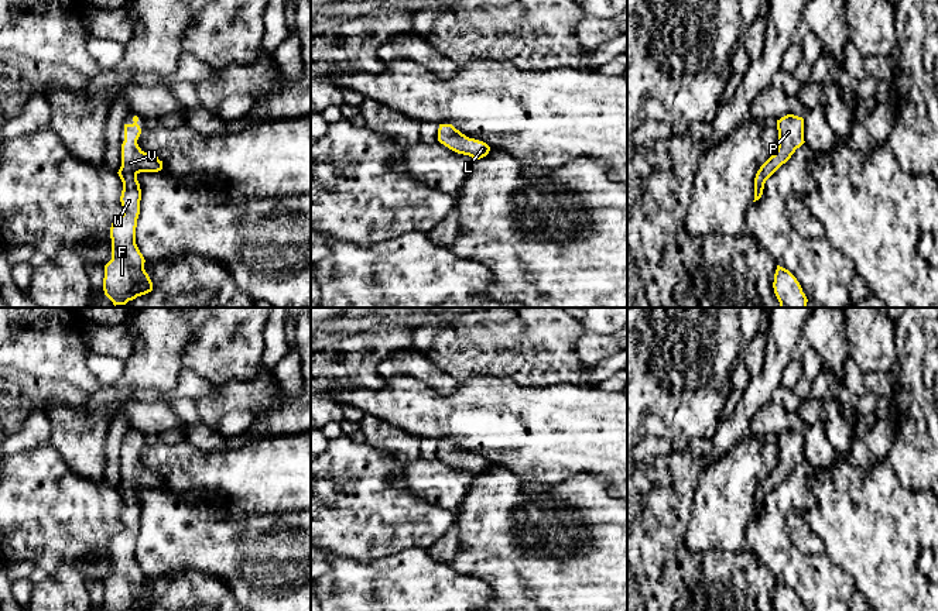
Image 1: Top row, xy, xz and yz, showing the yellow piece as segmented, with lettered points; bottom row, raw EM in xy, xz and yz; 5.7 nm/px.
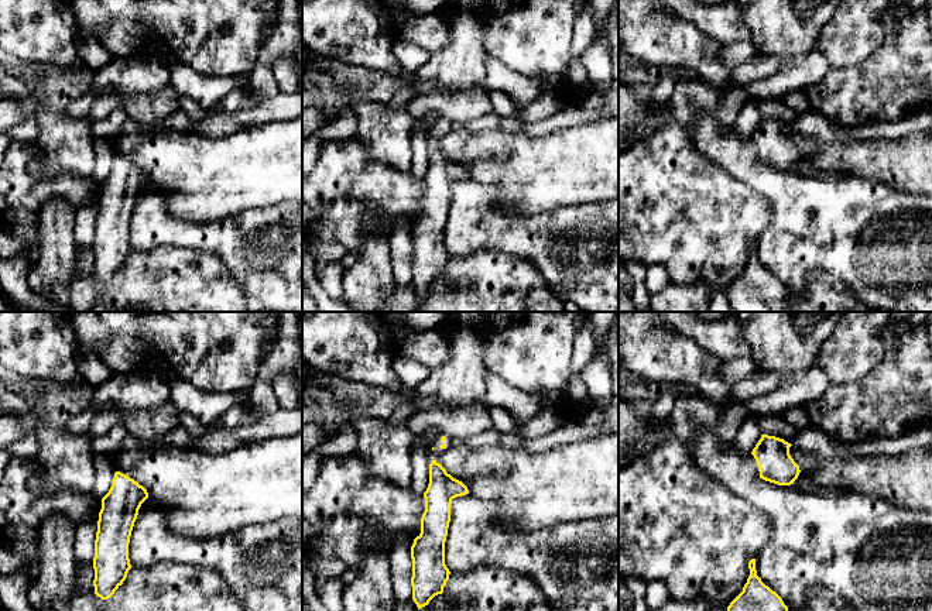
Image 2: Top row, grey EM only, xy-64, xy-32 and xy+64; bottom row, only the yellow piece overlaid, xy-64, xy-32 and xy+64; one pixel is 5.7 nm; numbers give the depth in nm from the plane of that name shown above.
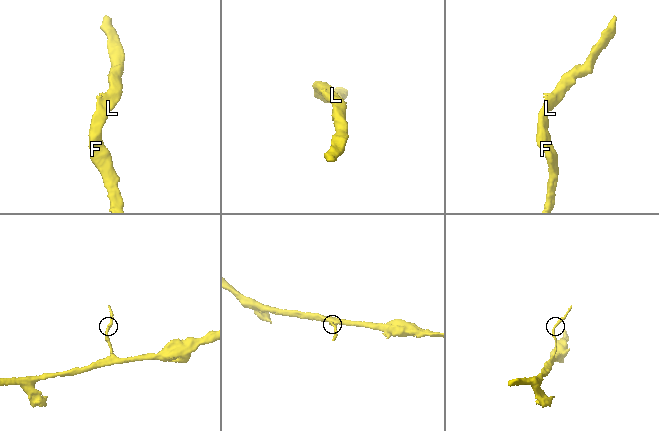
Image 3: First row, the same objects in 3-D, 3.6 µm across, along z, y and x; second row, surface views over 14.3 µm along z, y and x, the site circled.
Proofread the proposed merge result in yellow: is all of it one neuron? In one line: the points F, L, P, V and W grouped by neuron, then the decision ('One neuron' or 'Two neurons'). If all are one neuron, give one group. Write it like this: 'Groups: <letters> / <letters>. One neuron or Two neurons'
Groups: F L P V W. One neuron

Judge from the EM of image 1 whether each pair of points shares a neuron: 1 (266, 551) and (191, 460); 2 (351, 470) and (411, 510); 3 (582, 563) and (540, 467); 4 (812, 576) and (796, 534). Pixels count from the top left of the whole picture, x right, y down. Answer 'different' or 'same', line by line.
1: different
2: same
3: different
4: different

